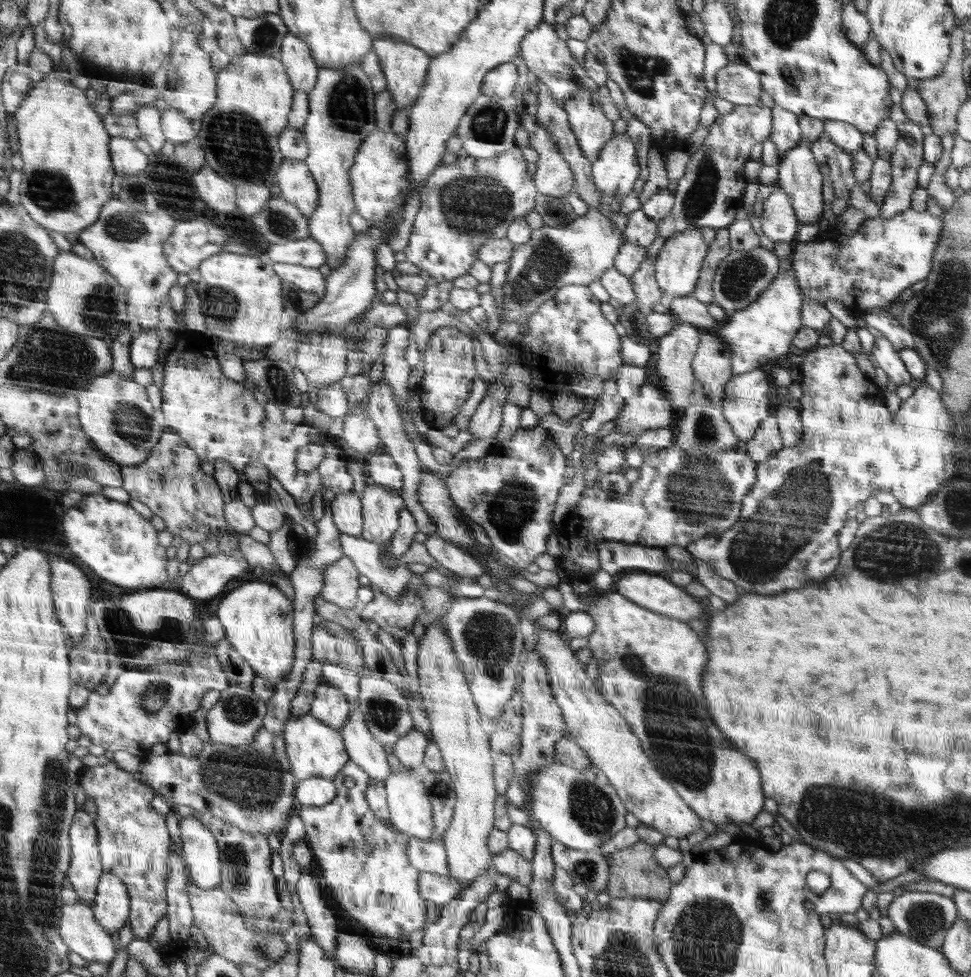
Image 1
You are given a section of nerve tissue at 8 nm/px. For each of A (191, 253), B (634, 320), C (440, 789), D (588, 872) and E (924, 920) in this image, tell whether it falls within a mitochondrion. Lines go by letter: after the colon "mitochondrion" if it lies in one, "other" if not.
A: other
B: mitochondrion
C: mitochondrion
D: mitochondrion
E: mitochondrion

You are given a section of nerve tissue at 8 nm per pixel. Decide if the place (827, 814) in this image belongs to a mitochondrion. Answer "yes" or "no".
yes

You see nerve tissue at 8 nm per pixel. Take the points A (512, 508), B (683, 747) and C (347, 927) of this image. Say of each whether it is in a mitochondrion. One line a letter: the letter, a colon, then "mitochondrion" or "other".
A: mitochondrion
B: mitochondrion
C: other

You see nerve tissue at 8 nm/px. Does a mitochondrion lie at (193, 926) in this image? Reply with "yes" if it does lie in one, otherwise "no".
no

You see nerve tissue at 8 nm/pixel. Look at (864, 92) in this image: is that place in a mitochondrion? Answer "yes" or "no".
no

